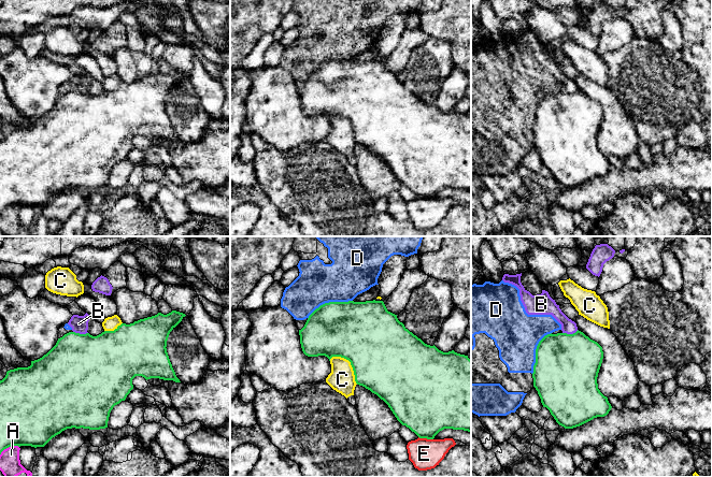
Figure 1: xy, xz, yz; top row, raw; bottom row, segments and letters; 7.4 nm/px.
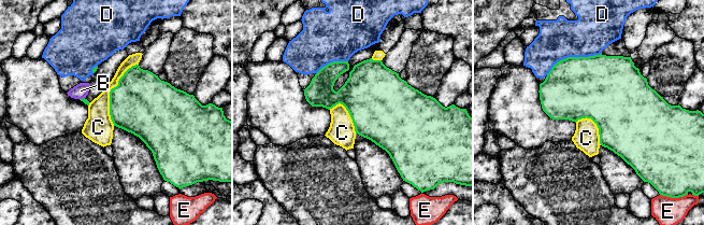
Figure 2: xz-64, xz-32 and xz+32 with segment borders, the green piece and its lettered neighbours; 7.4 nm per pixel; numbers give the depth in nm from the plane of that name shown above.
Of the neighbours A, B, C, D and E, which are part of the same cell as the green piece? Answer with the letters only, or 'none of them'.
none of them

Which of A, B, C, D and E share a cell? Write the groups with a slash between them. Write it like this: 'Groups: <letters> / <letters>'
Groups: A / B D / C / E

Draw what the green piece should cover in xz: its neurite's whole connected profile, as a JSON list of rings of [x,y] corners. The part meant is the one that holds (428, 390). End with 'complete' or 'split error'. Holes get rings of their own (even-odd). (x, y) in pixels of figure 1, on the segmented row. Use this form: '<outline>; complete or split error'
[[[366,301],[366,302],[329,302],[316,308],[308,318],[304,327],[299,330],[300,344],[302,351],[308,357],[325,356],[329,359],[332,357],[341,357],[351,362],[354,371],[355,381],[357,385],[365,387],[372,393],[383,400],[397,420],[414,432],[419,438],[433,439],[435,436],[444,429],[464,430],[471,432],[471,360],[468,356],[460,355],[454,350],[443,352],[435,345],[425,344],[421,338],[410,332],[402,322],[397,318],[397,315],[387,310],[383,301]]]; complete

